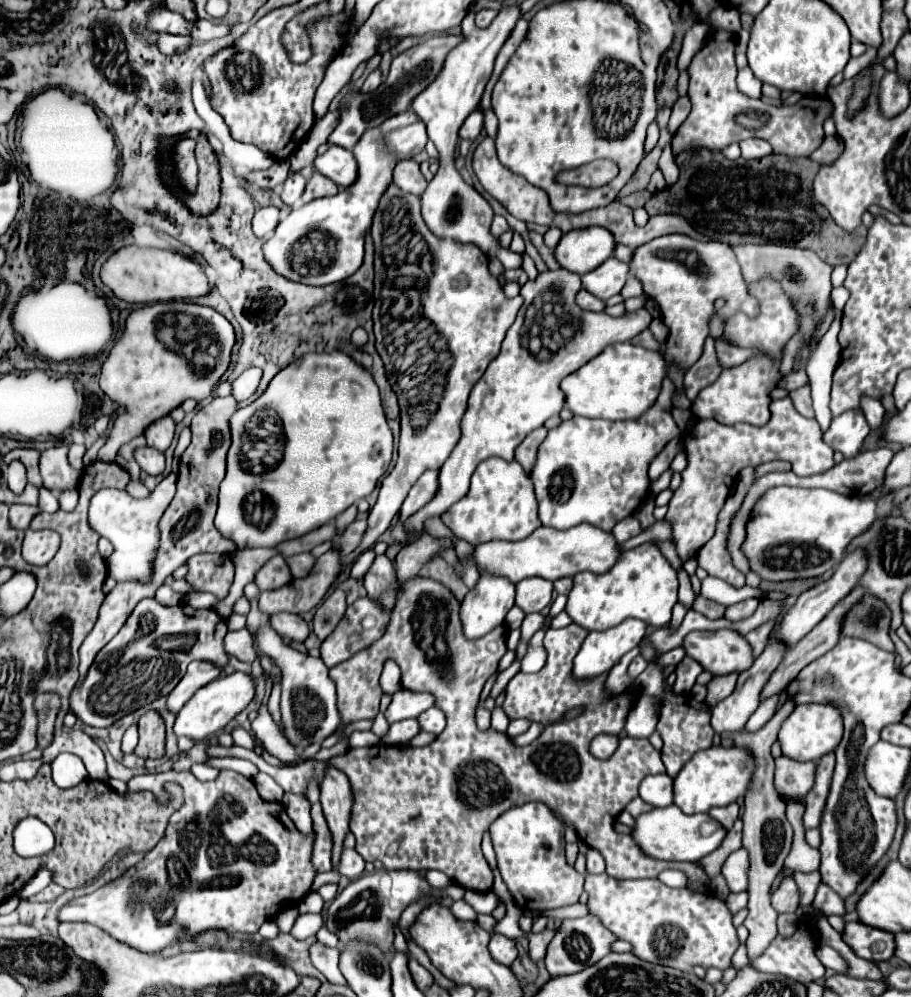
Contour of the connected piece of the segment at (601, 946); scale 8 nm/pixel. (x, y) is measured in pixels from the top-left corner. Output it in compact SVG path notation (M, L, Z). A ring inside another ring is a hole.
M586 915L586 917L580 917L580 919L566 919L556 929L554 939L548 943L546 969L552 977L580 973L584 967L590 967L596 961L600 961L604 955L608 955L612 941L616 941L616 937L608 929L604 929L602 923L592 915Z

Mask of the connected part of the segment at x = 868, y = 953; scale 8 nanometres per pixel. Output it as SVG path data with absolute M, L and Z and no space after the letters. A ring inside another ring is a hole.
M860 921L846 923L842 937L862 959L878 963L878 961L890 961L890 957L894 955L894 935L864 925Z

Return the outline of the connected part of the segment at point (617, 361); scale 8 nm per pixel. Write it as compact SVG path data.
M618 343L606 347L598 357L590 359L590 363L568 375L560 385L566 393L566 407L574 415L610 421L636 419L658 399L666 369L668 365L662 353L648 351L632 343Z

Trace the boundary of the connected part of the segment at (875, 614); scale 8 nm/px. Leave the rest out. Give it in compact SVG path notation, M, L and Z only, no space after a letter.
M864 593L864 597L850 607L846 619L842 619L840 633L844 637L858 637L870 641L884 651L894 651L894 643L890 639L890 621L890 607L884 601L870 597L870 593Z

